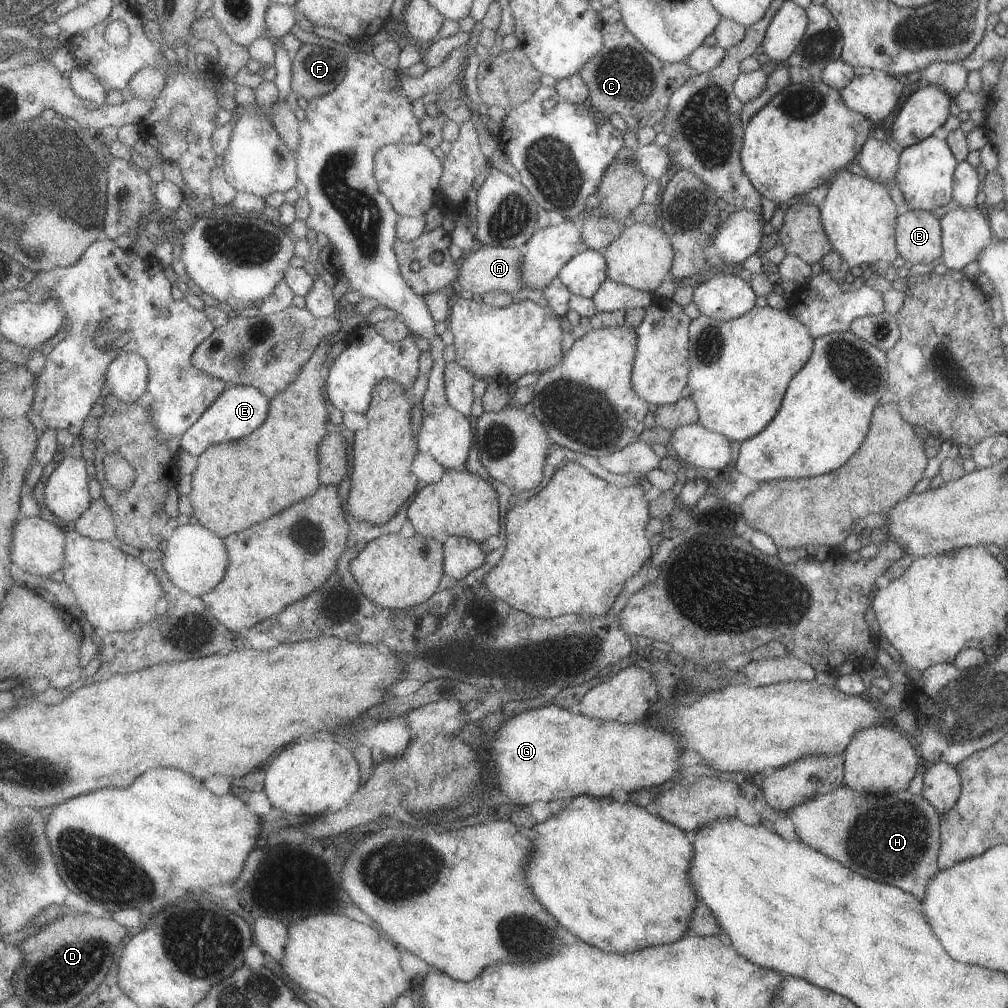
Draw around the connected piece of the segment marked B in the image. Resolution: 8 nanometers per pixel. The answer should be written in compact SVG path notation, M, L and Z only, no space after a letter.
M899 211L894 228L895 246L907 266L939 258L941 237L940 220L930 211Z

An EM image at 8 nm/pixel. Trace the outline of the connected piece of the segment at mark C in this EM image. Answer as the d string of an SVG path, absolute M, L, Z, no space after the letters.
M604 7L597 13L599 17L599 27L603 31L603 47L601 50L581 69L585 82L589 85L589 104L597 108L605 115L617 112L626 122L626 128L630 132L635 132L644 126L653 126L659 123L665 116L669 95L685 82L685 79L693 74L692 68L685 62L668 63L655 58L633 36L632 32L624 25L621 20L620 12L613 7Z

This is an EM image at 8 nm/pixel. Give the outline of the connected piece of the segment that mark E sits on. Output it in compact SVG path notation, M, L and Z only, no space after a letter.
M249 385L229 387L212 404L207 412L181 437L182 448L191 455L200 457L209 447L235 442L253 434L268 419L270 398L258 388Z

